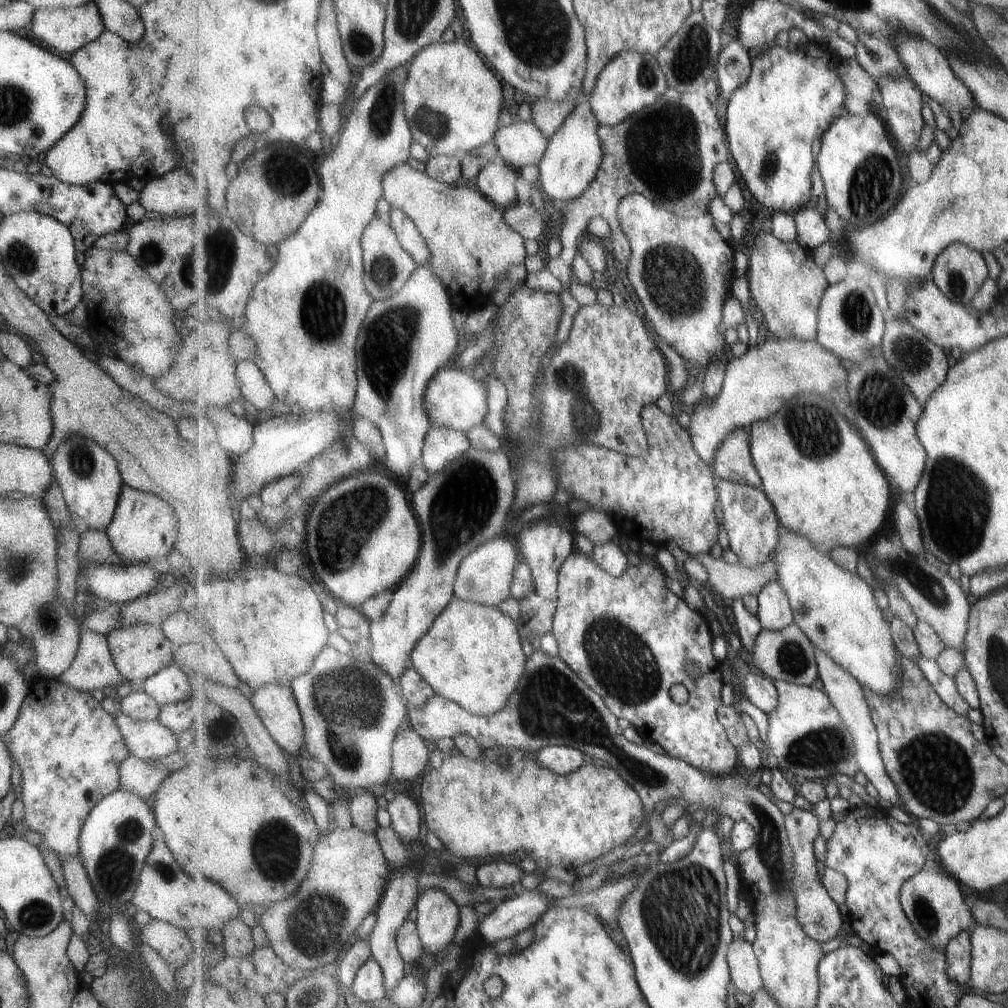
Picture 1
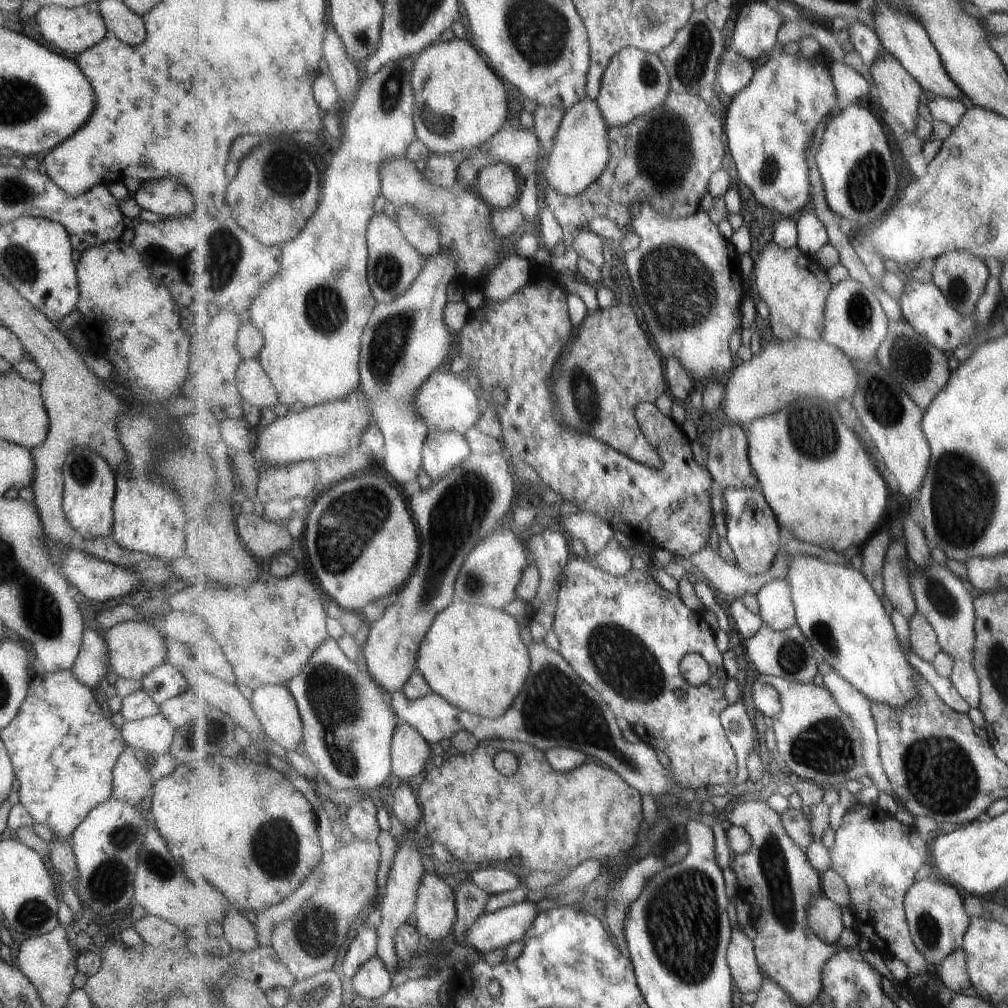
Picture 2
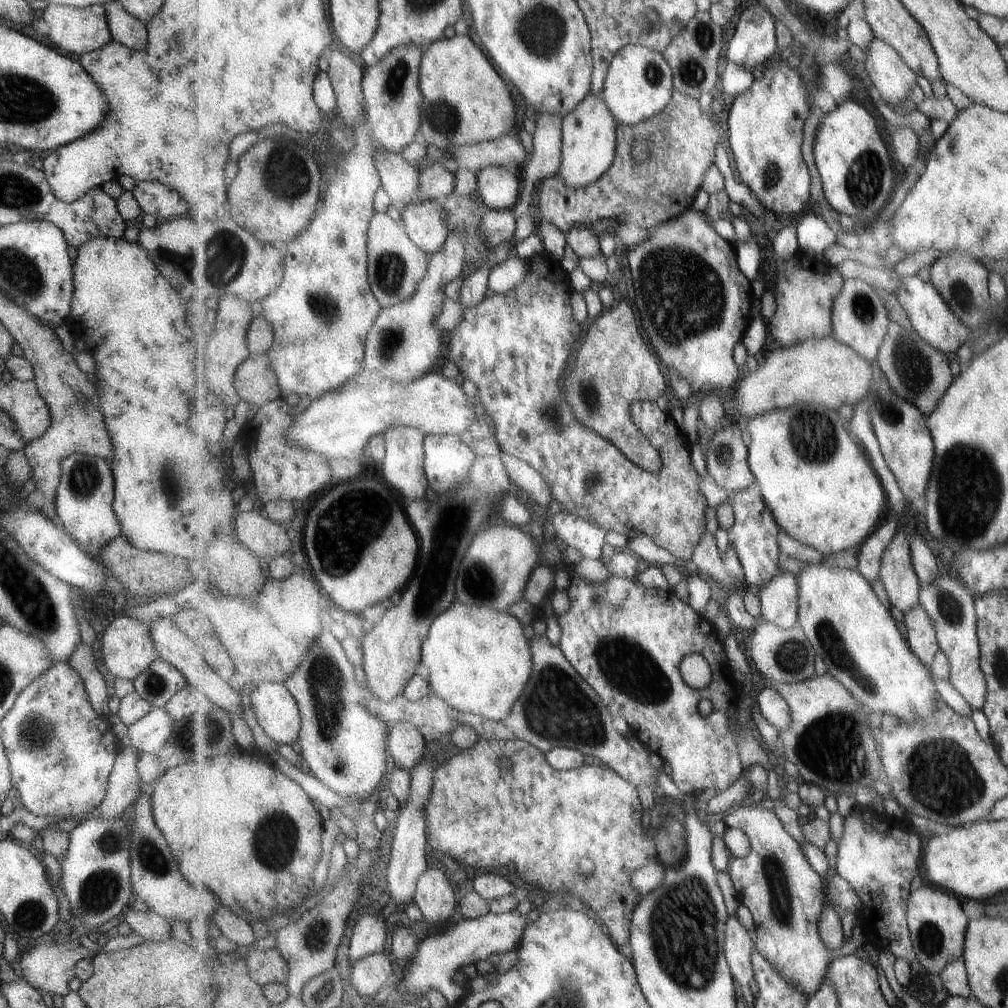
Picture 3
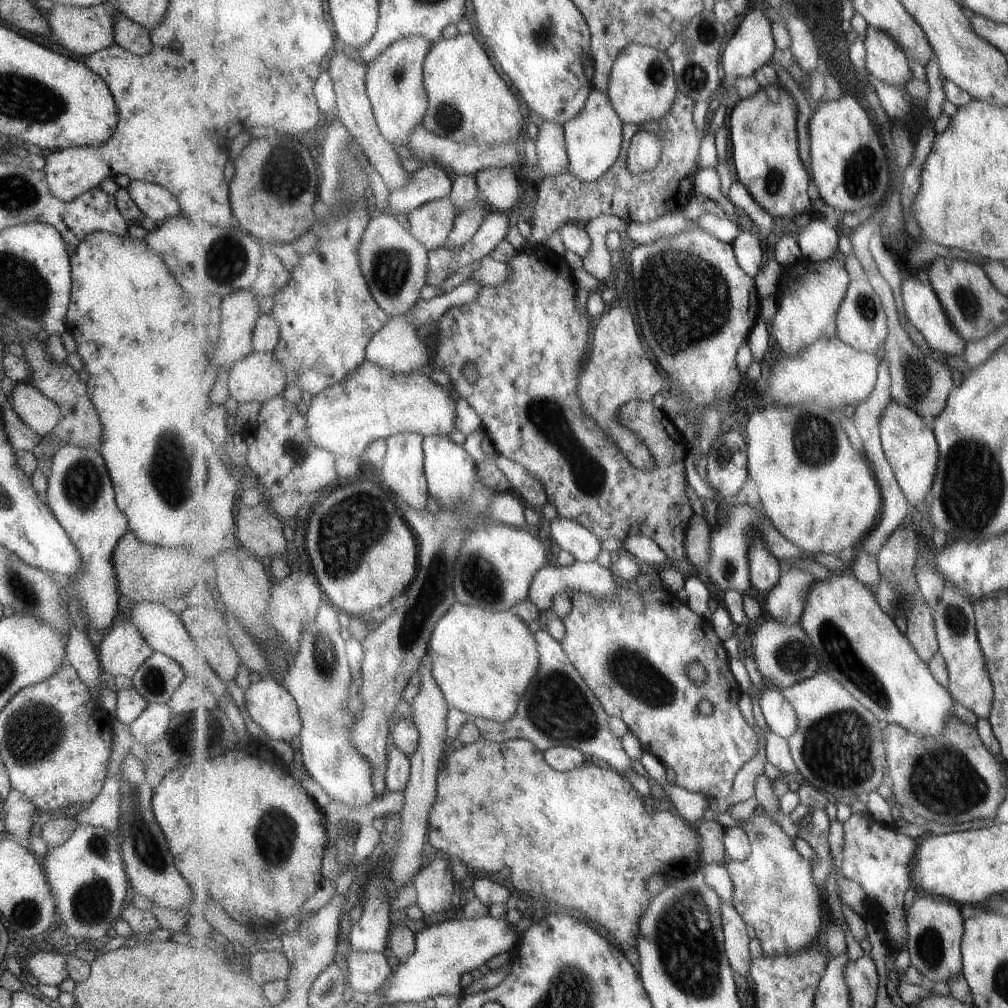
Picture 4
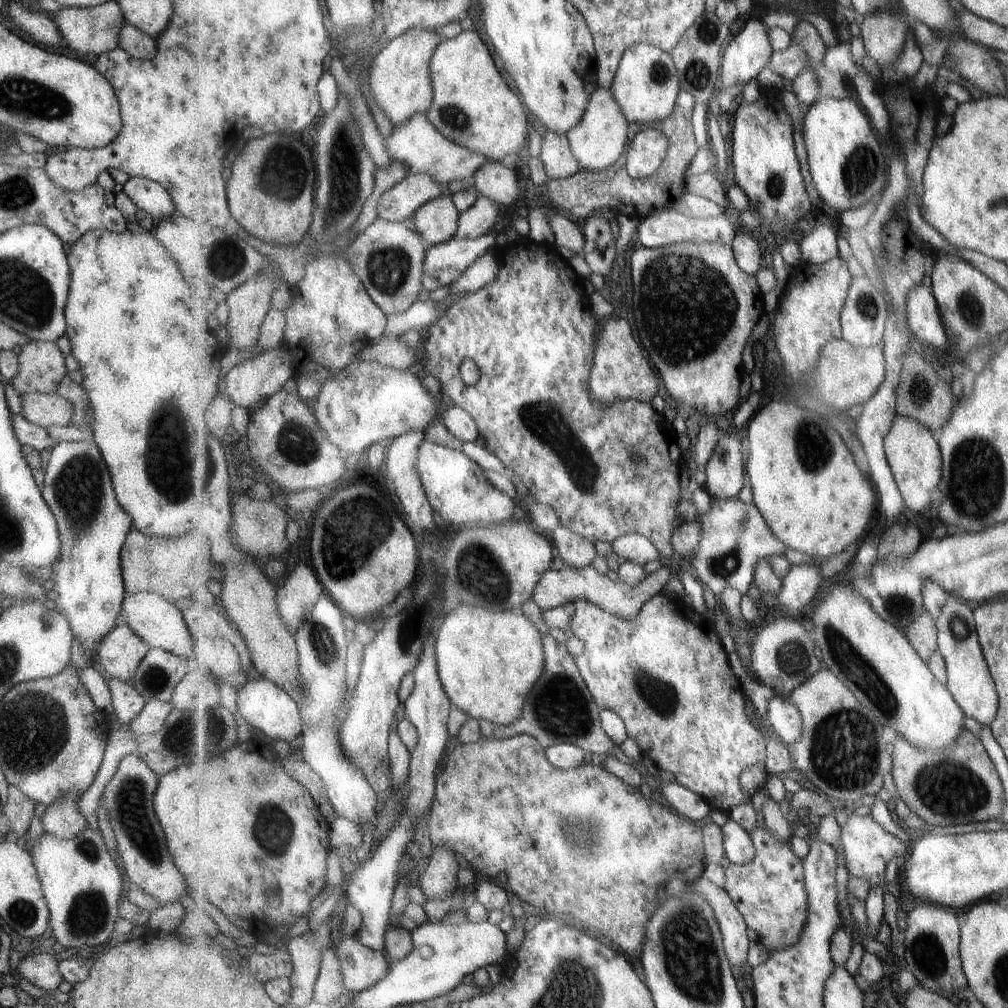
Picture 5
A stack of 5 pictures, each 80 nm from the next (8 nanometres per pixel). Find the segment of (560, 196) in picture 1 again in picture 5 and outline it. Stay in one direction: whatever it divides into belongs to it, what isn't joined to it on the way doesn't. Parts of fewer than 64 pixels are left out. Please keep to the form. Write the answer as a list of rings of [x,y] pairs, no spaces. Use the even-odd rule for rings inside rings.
[[[601,86],[592,94],[584,121],[567,134],[573,154],[579,159],[583,171],[601,172],[615,164],[629,148],[629,121],[611,89]]]

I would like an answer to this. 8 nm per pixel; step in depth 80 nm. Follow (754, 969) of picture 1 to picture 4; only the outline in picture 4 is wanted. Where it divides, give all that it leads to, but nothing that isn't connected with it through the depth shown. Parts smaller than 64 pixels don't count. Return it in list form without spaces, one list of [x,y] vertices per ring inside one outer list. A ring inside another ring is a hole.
[[[722,898],[721,912],[724,922],[725,950],[729,962],[732,963],[734,972],[741,974],[744,978],[750,974],[751,938],[747,932],[747,926],[741,913],[733,904],[727,904],[730,899]]]

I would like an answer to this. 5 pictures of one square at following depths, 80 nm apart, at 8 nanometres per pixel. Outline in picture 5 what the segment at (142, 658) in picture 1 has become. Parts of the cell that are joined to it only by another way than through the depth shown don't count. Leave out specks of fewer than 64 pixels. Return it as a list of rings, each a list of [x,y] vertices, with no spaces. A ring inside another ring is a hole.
[[[115,625],[96,646],[95,665],[104,676],[129,680],[149,649],[129,625]]]

